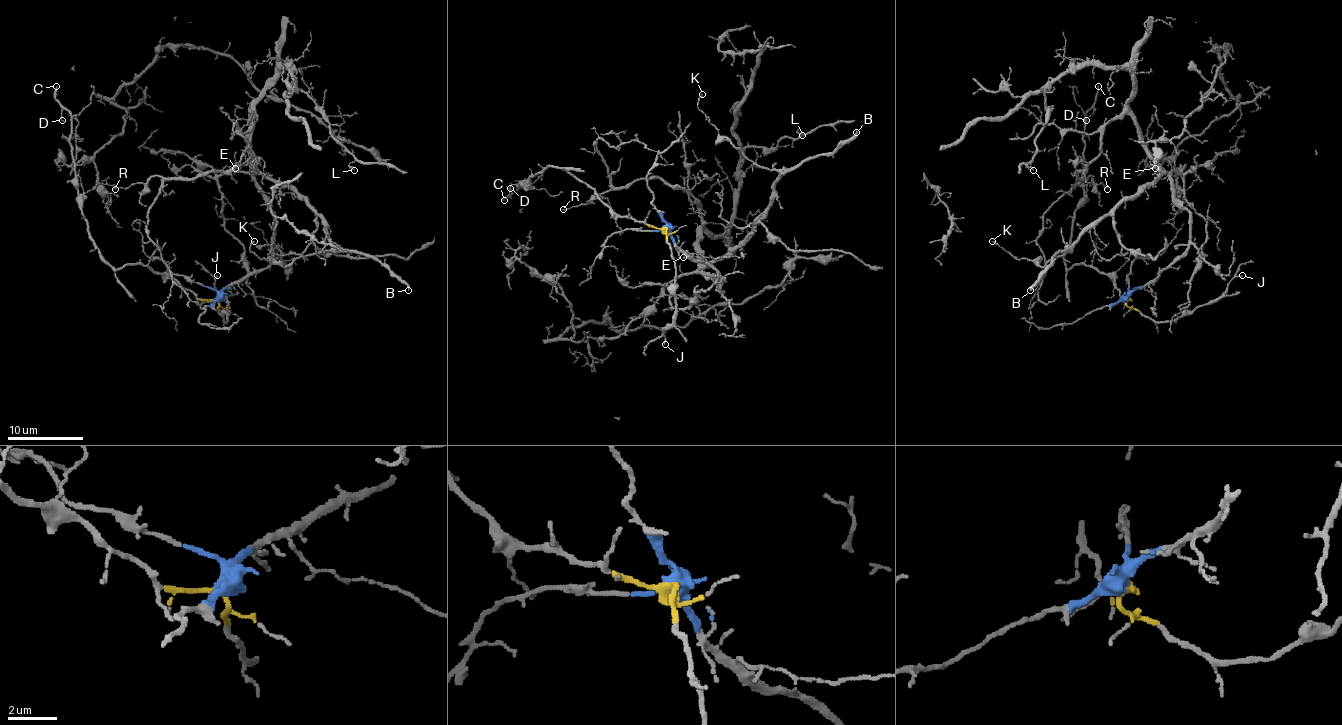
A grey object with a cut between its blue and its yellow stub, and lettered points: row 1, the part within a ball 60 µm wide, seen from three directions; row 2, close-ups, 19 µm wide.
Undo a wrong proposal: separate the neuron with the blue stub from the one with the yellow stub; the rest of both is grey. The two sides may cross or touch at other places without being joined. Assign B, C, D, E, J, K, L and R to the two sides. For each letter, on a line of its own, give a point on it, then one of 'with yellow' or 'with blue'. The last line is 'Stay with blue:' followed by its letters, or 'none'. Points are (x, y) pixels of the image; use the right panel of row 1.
B: at (1030, 290); with blue
C: at (1098, 86); with yellow
D: at (1086, 120); with yellow
E: at (1155, 168); with blue
J: at (1242, 275); with yellow
K: at (992, 241); with blue
L: at (1033, 170); with blue
R: at (1107, 189); with blue
Stay with blue: B, E, K, L, R

